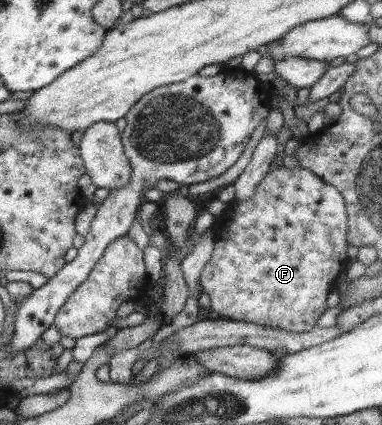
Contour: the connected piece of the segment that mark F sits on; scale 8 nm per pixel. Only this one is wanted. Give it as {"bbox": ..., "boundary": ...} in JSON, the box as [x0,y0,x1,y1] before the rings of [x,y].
{"bbox":[200,166,350,333],"boundary":[[[280,166],[273,171],[269,171],[267,175],[257,187],[254,197],[245,199],[245,201],[233,201],[228,196],[229,206],[224,214],[217,217],[216,224],[213,226],[215,233],[215,248],[204,270],[200,276],[200,285],[202,292],[211,298],[212,311],[217,313],[220,319],[233,320],[238,322],[254,323],[264,327],[274,327],[276,330],[284,330],[293,333],[304,333],[311,331],[317,325],[318,319],[322,315],[326,315],[326,311],[330,311],[330,293],[338,283],[338,275],[348,271],[350,268],[350,243],[347,242],[348,218],[345,198],[333,184],[326,183],[320,179],[313,171],[302,167],[290,169]]]}

